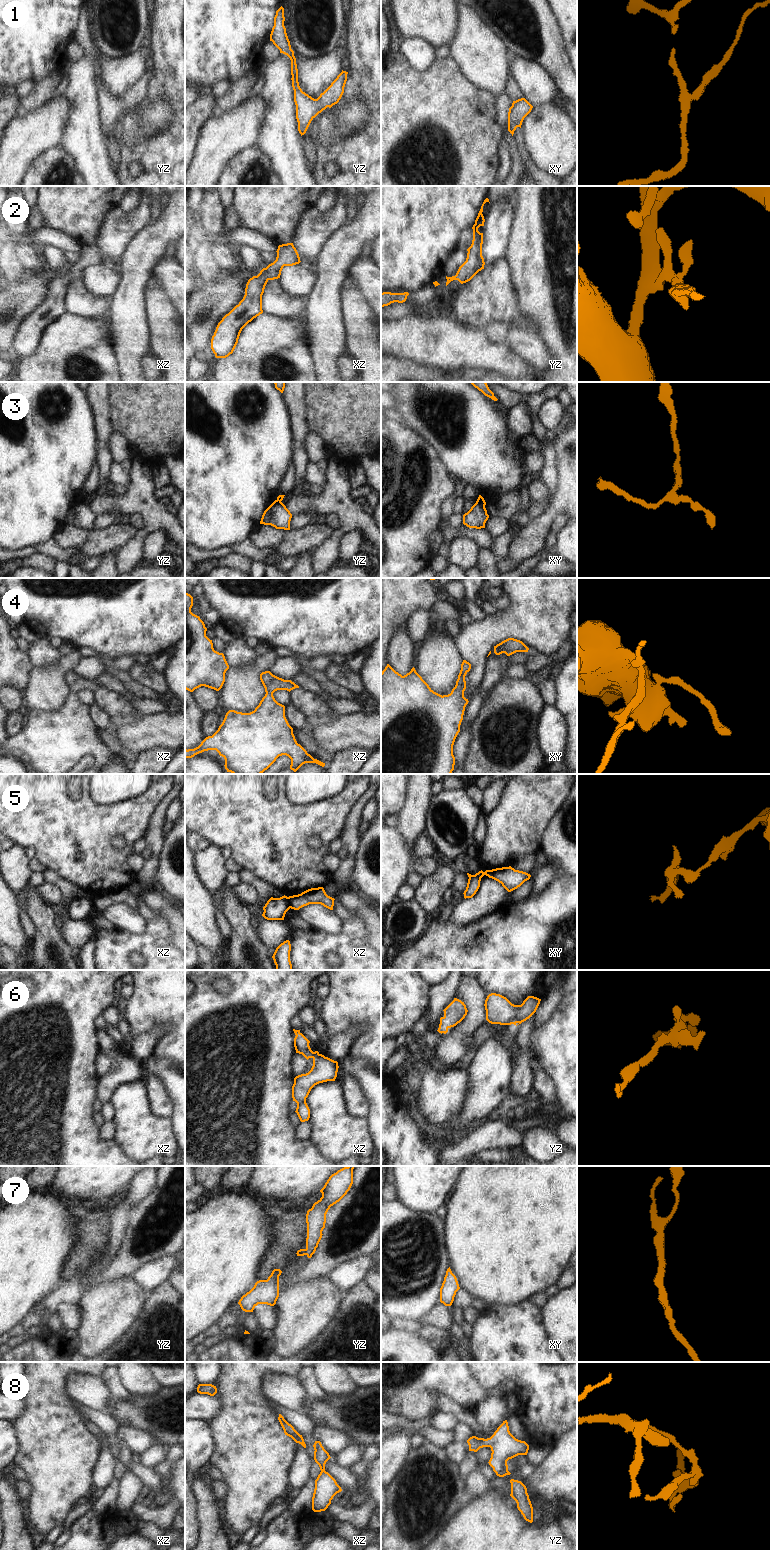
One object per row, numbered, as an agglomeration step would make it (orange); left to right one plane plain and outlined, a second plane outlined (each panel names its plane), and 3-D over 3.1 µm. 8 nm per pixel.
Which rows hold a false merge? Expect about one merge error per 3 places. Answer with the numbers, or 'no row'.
3, 5

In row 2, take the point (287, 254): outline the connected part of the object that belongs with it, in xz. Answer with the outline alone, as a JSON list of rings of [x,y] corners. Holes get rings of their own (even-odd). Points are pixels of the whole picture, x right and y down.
[[[293,243],[279,245],[276,252],[276,260],[248,280],[243,299],[218,323],[211,339],[211,349],[216,358],[232,354],[242,329],[263,313],[262,295],[267,282],[280,278],[284,266],[301,262]]]

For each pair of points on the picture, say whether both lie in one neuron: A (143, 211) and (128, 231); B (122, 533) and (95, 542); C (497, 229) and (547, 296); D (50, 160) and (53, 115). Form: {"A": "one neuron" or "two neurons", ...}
{"A": "one neuron", "B": "one neuron", "C": "two neurons", "D": "two neurons"}

